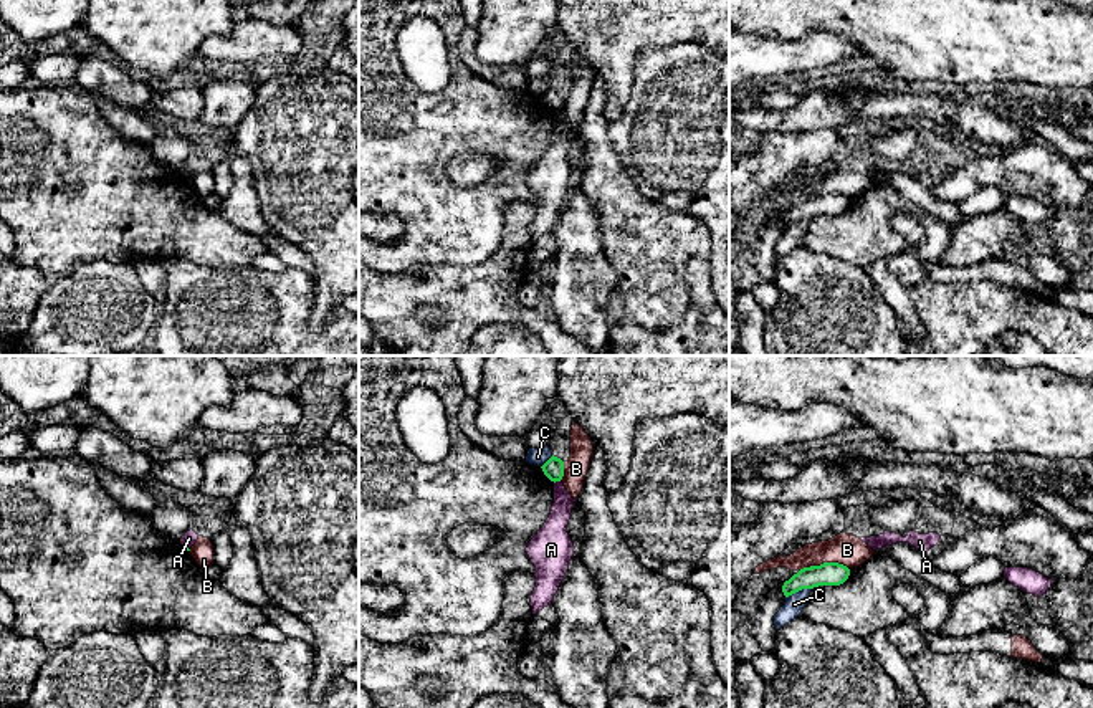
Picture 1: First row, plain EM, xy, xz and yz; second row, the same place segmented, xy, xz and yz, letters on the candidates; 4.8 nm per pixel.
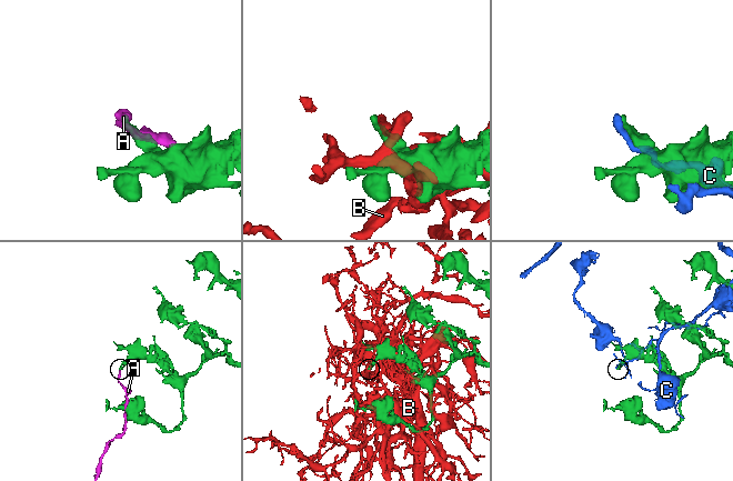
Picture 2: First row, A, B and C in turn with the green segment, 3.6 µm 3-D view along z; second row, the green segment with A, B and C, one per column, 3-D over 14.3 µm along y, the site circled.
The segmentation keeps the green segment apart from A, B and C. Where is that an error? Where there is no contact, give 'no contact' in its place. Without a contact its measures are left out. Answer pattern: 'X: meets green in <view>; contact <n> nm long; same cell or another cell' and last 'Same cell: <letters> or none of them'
A: meets green in xz; contact 40 nm long; another cell
B: meets green in yz; contact 240 nm long; another cell
C: meets green in yz; contact 140 nm long; another cell
Same cell: none of them

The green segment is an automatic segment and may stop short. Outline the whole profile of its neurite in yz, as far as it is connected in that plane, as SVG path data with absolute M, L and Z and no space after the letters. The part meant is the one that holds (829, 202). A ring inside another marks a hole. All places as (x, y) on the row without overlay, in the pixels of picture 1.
M823 192L820 195L810 195L800 199L789 210L784 212L782 222L785 227L819 215L840 215L850 205L850 199L838 192Z

